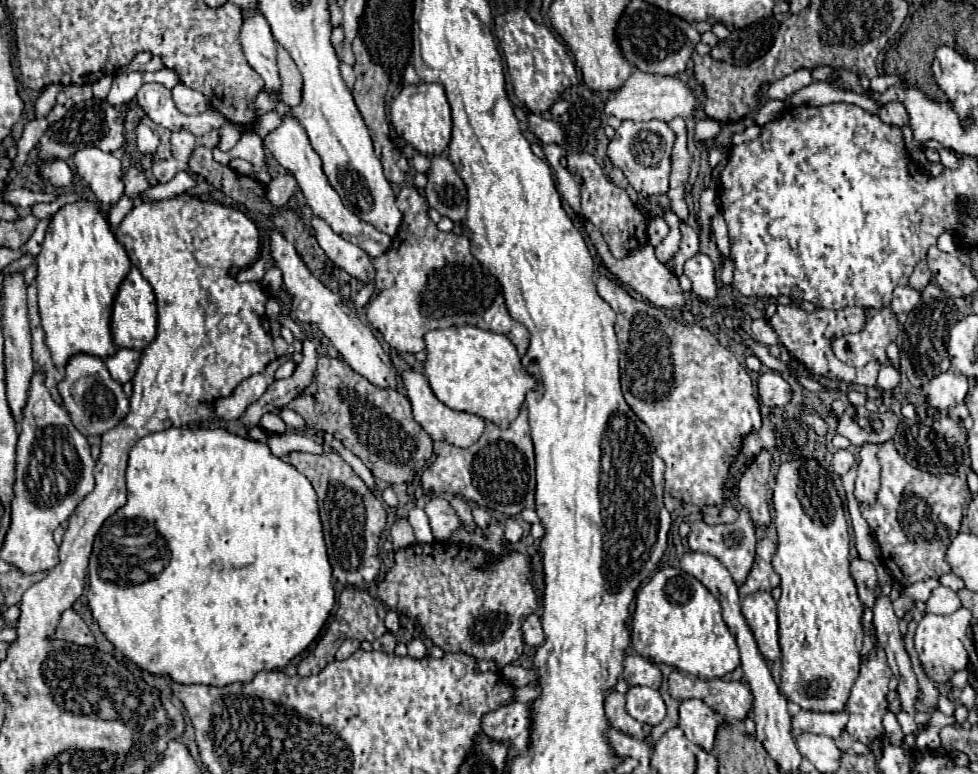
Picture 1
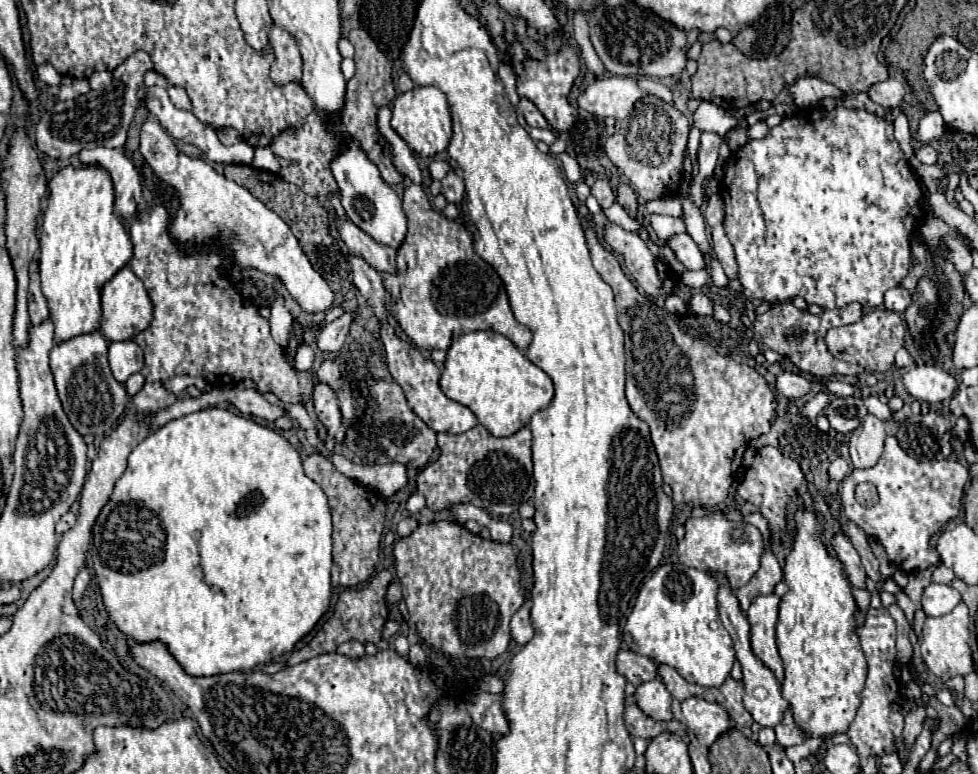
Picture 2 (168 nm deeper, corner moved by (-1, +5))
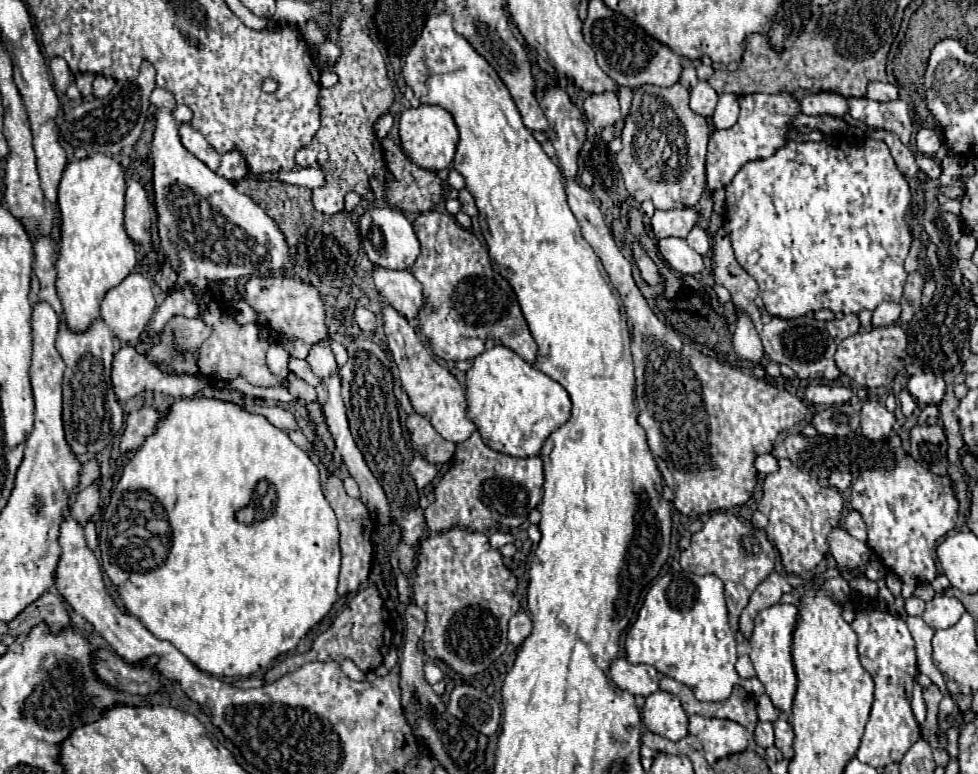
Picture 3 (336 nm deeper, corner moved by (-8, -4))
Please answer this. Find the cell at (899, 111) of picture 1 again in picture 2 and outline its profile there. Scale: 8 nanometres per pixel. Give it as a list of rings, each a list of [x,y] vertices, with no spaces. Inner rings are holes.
[[[889,77],[887,81],[883,83],[875,83],[871,85],[871,89],[867,91],[869,97],[879,103],[881,107],[885,109],[893,109],[893,107],[899,107],[899,103],[903,101],[903,95],[905,95],[905,87],[899,79],[895,77]]]

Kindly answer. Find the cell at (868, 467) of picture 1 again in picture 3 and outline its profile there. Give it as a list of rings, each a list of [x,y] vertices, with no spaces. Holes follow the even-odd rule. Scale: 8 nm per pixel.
[[[866,400],[860,410],[860,426],[862,434],[868,440],[882,440],[892,432],[896,418],[894,412],[890,412],[884,404],[878,400]]]

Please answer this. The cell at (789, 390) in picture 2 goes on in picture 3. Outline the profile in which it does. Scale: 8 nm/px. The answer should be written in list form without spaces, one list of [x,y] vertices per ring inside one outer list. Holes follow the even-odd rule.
[[[808,386],[806,398],[812,404],[824,404],[824,406],[844,404],[852,398],[852,390],[846,386]]]

